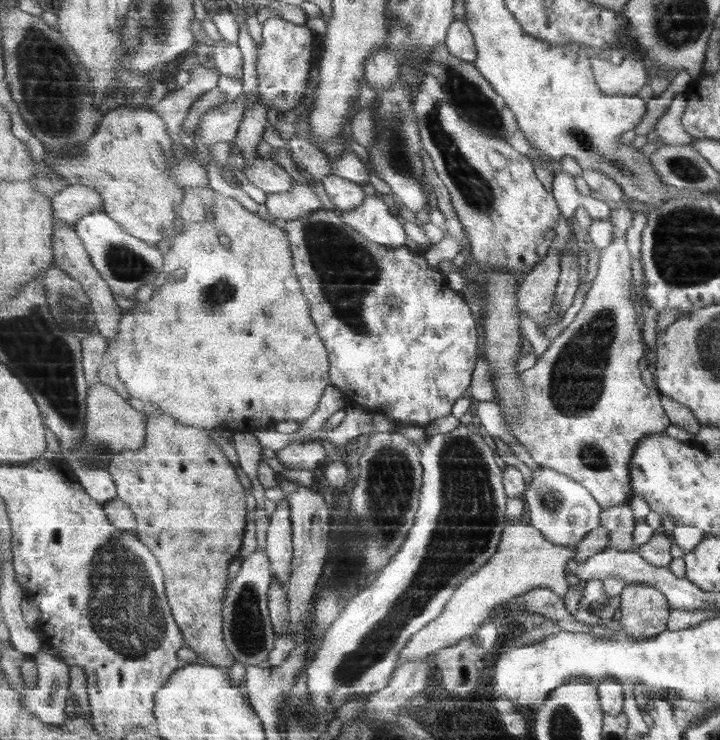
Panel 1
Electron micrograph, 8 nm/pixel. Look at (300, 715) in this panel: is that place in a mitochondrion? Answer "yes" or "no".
yes

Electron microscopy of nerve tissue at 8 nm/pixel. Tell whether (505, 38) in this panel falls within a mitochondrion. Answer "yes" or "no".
no

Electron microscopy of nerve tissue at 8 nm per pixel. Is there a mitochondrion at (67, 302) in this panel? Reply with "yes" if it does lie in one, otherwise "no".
yes

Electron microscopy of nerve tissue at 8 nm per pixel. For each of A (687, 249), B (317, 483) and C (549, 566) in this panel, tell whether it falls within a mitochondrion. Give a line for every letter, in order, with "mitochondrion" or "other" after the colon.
A: mitochondrion
B: other
C: other

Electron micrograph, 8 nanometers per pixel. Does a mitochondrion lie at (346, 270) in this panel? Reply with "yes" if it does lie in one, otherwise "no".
yes

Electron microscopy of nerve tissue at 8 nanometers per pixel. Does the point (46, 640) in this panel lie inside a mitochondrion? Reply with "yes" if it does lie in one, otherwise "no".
no

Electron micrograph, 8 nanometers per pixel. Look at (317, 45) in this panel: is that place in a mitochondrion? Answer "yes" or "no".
no

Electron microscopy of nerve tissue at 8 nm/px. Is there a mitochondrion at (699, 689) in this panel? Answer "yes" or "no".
no

